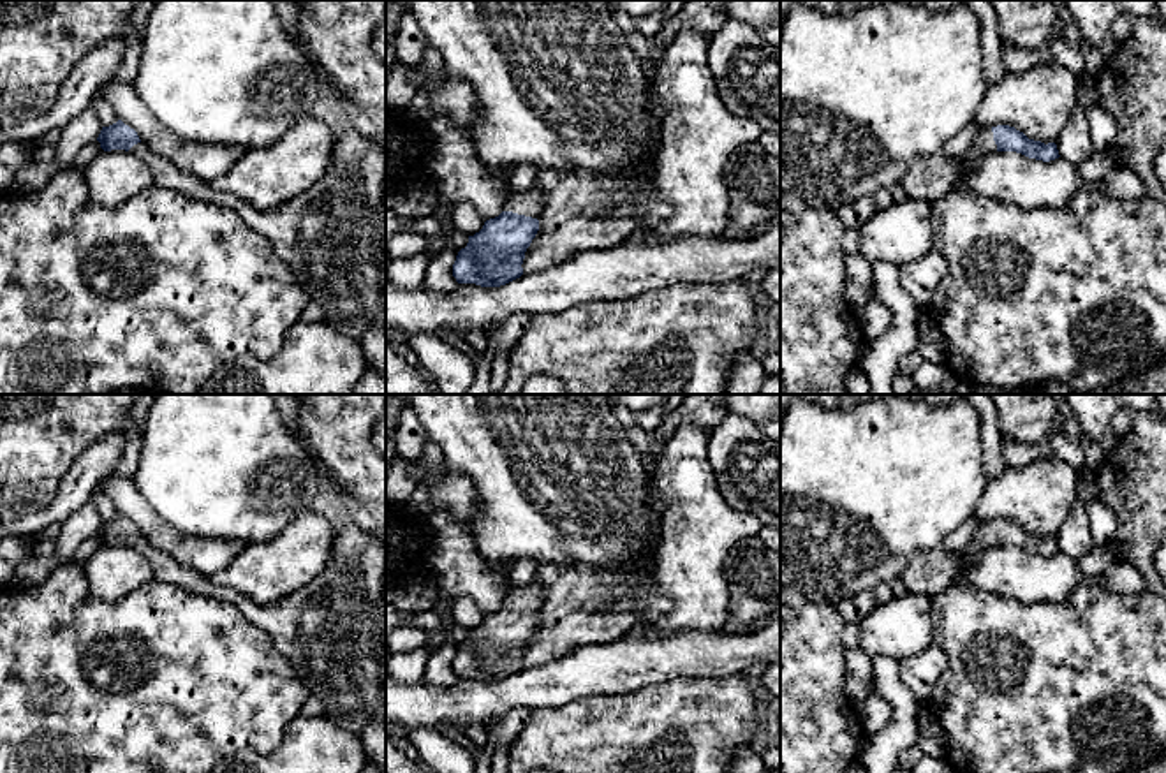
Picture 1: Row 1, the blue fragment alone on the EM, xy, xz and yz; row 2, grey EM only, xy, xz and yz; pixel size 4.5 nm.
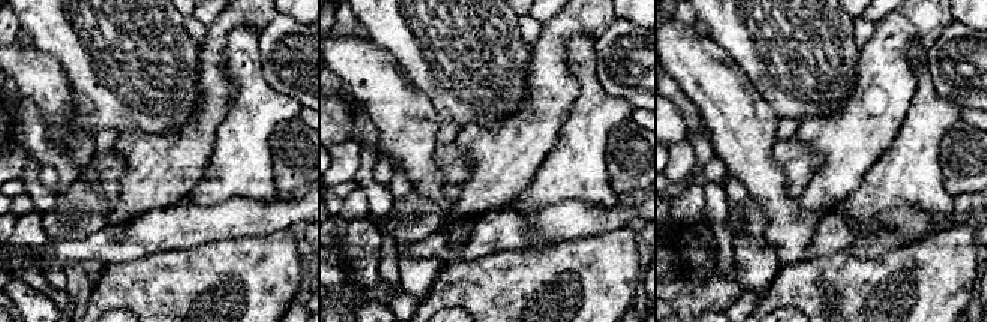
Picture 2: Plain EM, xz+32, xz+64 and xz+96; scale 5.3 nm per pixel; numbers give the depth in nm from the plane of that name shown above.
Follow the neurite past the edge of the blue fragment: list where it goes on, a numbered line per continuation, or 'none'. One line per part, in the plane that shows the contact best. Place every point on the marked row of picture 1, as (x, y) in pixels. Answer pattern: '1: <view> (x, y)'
1: xz (529, 203)

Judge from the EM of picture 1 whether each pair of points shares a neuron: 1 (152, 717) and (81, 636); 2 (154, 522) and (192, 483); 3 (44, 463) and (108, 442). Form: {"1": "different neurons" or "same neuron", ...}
{"1": "same neuron", "2": "different neurons", "3": "different neurons"}

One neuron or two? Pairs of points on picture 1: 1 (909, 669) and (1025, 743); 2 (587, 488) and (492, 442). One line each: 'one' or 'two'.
1: two
2: one

